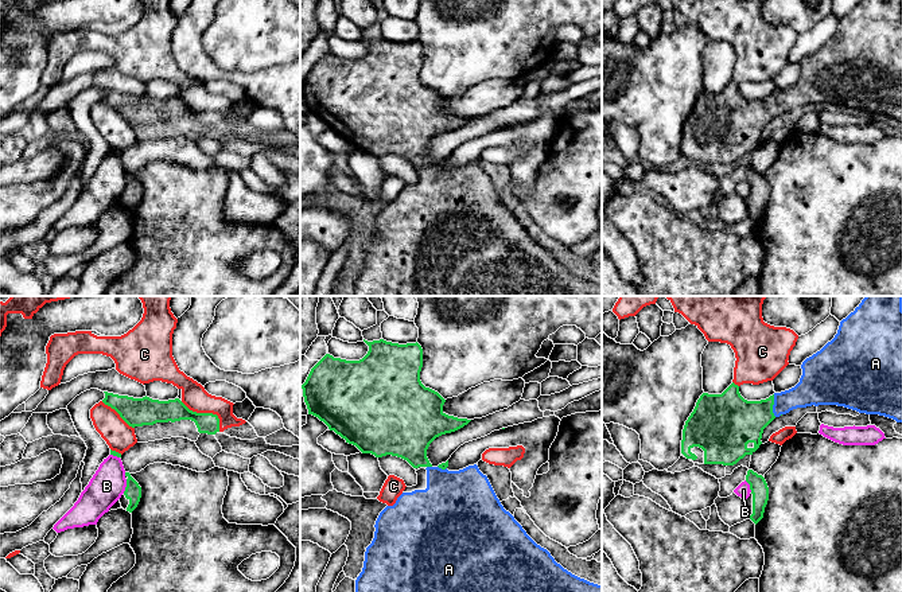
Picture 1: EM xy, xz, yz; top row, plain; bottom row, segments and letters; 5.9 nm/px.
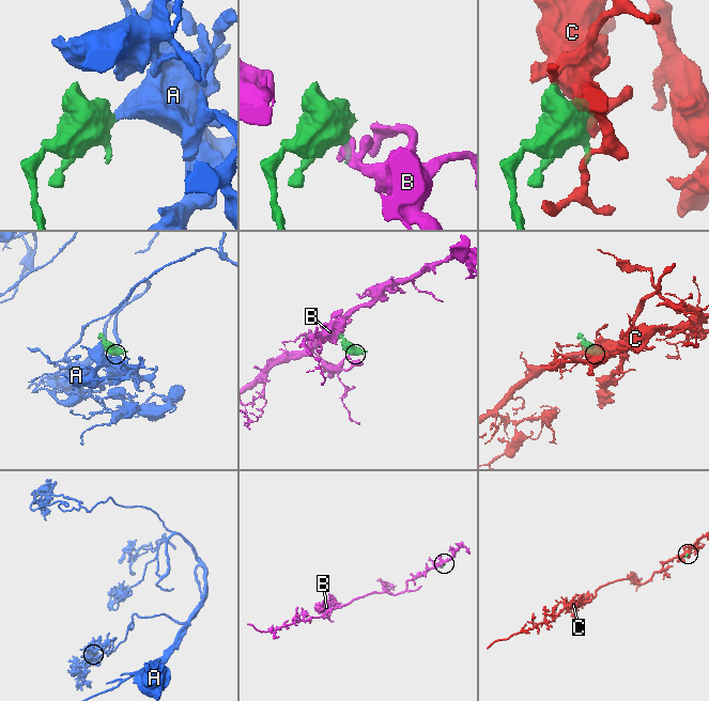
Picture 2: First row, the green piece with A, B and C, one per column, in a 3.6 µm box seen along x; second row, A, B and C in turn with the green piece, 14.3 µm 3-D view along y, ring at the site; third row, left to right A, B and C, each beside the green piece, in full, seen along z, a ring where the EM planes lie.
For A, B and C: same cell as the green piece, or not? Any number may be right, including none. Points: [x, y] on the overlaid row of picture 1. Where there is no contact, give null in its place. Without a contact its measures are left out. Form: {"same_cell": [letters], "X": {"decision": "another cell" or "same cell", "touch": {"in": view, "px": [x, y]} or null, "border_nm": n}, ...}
{"same_cell": ["A"], "A": {"decision": "same cell", "touch": {"in": "yz", "px": [773, 404]}, "border_nm": 140}, "B": {"decision": "another cell", "touch": {"in": "xy", "px": [127, 486]}, "border_nm": 90}, "C": {"decision": "another cell", "touch": {"in": "xy", "px": [206, 413]}, "border_nm": 300}}

